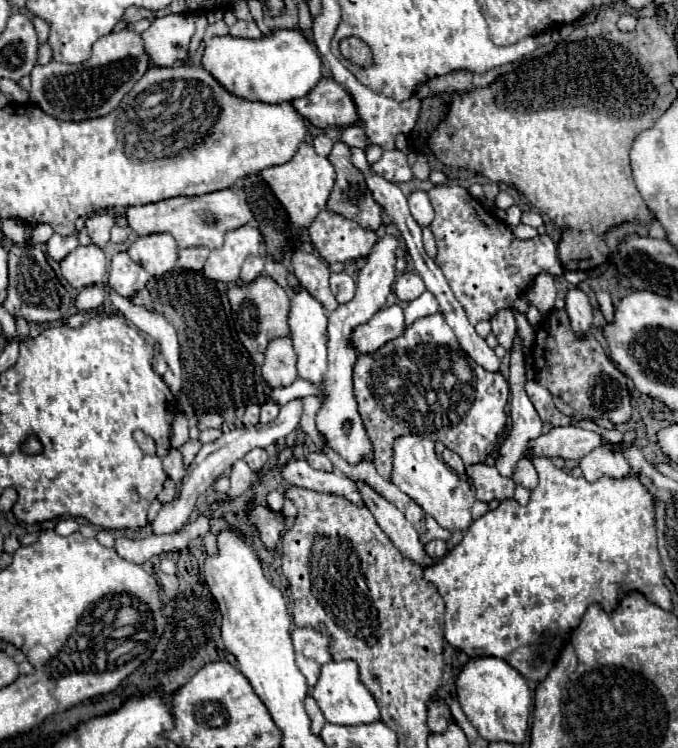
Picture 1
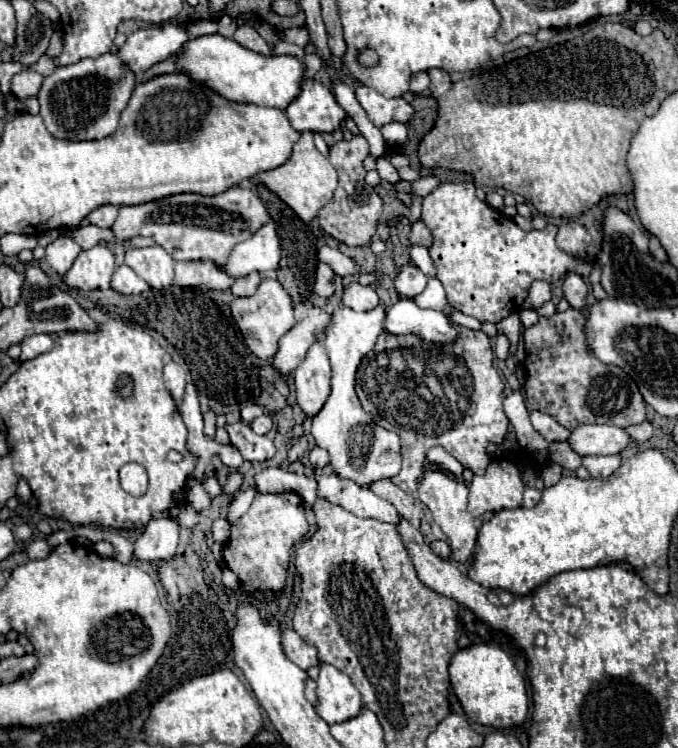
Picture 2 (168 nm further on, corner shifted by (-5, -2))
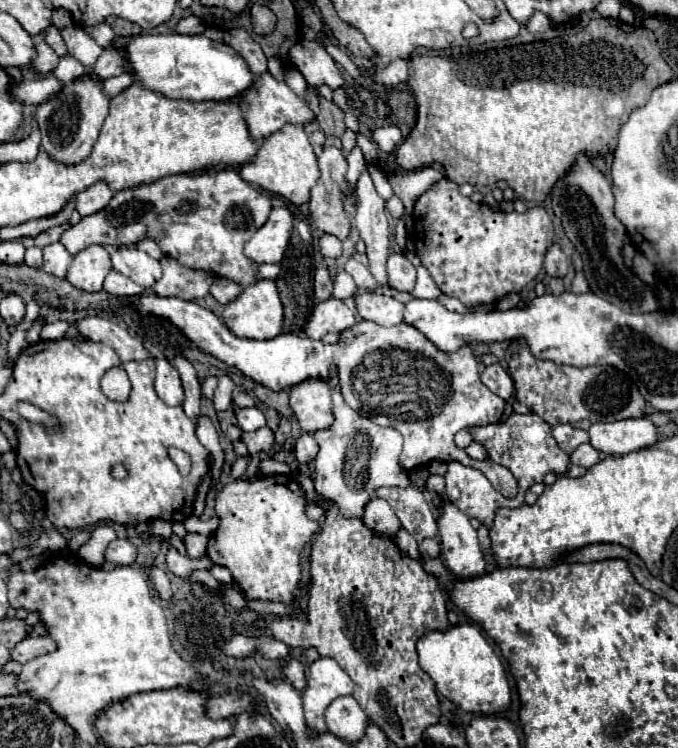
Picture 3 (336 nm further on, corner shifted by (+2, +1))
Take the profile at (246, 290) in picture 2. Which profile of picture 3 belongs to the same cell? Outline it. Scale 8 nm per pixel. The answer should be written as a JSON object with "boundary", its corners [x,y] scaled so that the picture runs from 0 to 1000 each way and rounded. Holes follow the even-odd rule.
{"boundary":[[[319,370],[313,384],[310,384],[310,392],[316,394],[316,400],[327,408],[345,402],[351,394],[354,394],[354,381],[348,381],[348,376],[342,373],[333,373],[333,370]]]}

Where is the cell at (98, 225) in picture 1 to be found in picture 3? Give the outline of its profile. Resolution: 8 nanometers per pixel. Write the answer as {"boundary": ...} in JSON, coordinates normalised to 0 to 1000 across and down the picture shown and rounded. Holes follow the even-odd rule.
{"boundary":[[[145,242],[145,245],[139,245],[136,250],[130,250],[127,255],[121,255],[112,263],[112,282],[121,290],[145,285],[147,279],[153,279],[153,274],[159,274],[159,269],[165,266],[165,261],[168,258],[159,253],[159,247],[150,245],[150,242]]]}

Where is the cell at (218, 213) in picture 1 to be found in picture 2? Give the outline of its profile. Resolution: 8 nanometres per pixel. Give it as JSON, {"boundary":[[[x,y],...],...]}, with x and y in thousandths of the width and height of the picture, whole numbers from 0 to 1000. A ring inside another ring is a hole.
{"boundary":[[[344,249],[317,262],[255,259],[205,275],[178,275],[164,302],[164,324],[178,326],[199,316],[223,316],[235,329],[252,337],[255,348],[311,348],[320,356],[332,356],[344,329],[370,318],[397,291],[391,273],[367,251]]]}

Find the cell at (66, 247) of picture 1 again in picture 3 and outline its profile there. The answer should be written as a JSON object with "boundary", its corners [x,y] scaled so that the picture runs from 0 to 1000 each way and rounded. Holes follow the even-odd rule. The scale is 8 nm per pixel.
{"boundary":[[[88,322],[65,330],[65,352],[62,352],[62,360],[71,362],[71,365],[77,365],[80,370],[94,373],[103,349],[106,349],[106,341],[100,338],[100,333],[94,333],[94,328]]]}

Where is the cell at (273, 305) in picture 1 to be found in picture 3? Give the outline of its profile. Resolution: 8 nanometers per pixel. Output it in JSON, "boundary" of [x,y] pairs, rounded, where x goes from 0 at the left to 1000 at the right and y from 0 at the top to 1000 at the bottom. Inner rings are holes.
{"boundary":[[[383,373],[375,381],[369,381],[366,386],[360,386],[354,392],[354,397],[348,397],[348,402],[339,402],[330,410],[327,426],[348,451],[383,453],[383,456],[410,451],[416,445],[419,421],[416,421],[416,405],[413,405],[413,397],[410,397],[407,378],[398,376],[398,373]]]}

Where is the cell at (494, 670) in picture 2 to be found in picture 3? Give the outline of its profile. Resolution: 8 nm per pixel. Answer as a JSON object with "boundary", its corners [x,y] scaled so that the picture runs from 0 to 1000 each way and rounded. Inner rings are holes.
{"boundary":[[[687,833],[661,844],[634,844],[617,860],[619,892],[643,910],[643,921],[684,951],[735,956],[752,945],[752,916],[743,889],[705,838]]]}

